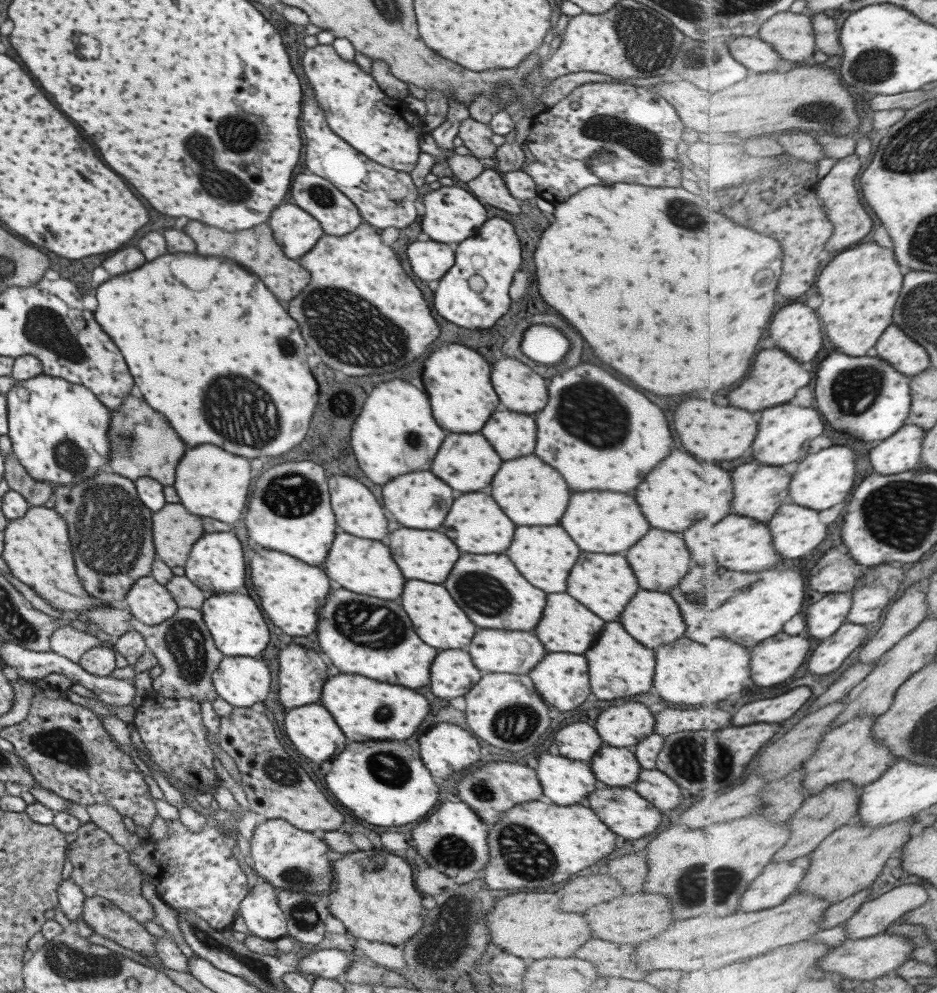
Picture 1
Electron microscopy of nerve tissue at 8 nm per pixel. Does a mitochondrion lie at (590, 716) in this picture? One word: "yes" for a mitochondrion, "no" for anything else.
no

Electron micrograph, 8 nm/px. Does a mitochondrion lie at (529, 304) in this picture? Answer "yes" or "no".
no

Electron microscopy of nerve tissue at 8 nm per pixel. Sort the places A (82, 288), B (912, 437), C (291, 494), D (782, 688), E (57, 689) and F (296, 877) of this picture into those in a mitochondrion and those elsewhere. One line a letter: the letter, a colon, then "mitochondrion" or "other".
A: other
B: other
C: mitochondrion
D: other
E: other
F: mitochondrion

